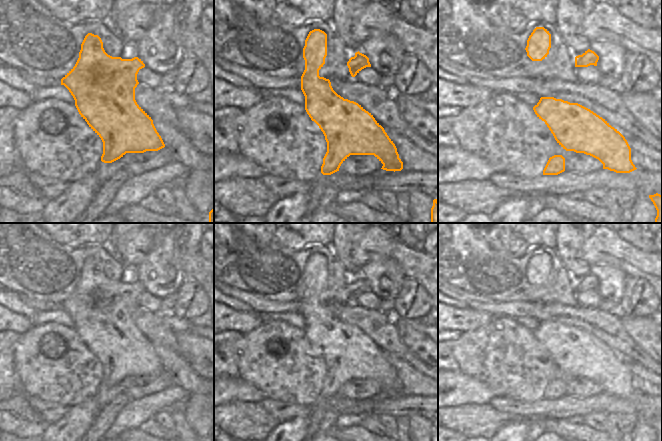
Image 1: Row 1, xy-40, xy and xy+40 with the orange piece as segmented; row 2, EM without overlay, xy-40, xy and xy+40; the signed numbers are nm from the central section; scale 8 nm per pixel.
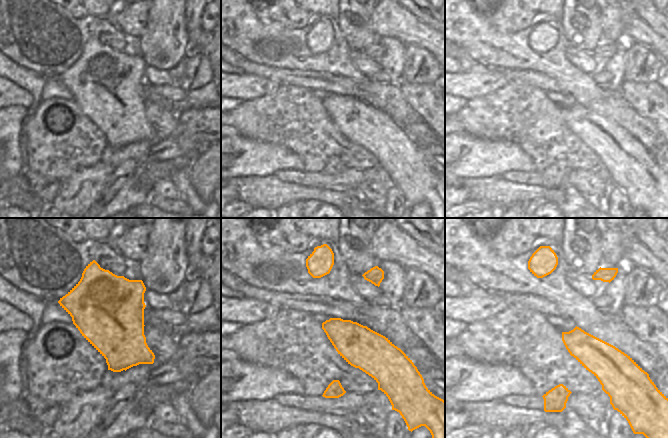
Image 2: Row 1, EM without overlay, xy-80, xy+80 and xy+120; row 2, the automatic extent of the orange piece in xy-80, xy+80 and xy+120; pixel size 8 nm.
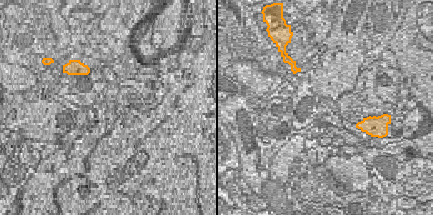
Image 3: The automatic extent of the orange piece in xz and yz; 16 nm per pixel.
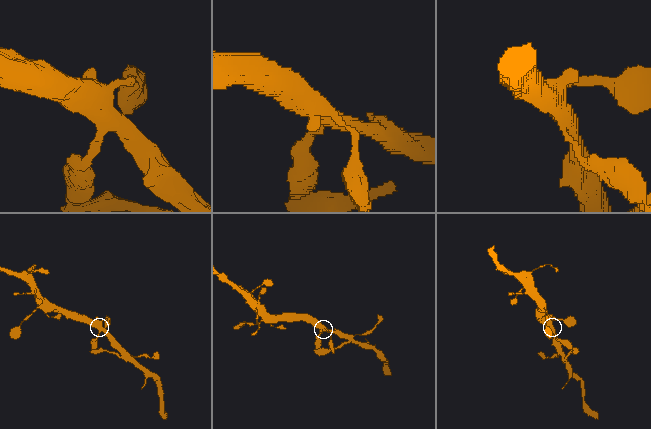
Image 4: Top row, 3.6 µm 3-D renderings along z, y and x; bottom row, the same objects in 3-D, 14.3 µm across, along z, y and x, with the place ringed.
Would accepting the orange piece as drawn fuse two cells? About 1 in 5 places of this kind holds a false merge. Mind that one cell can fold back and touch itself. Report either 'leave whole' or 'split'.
leave whole

